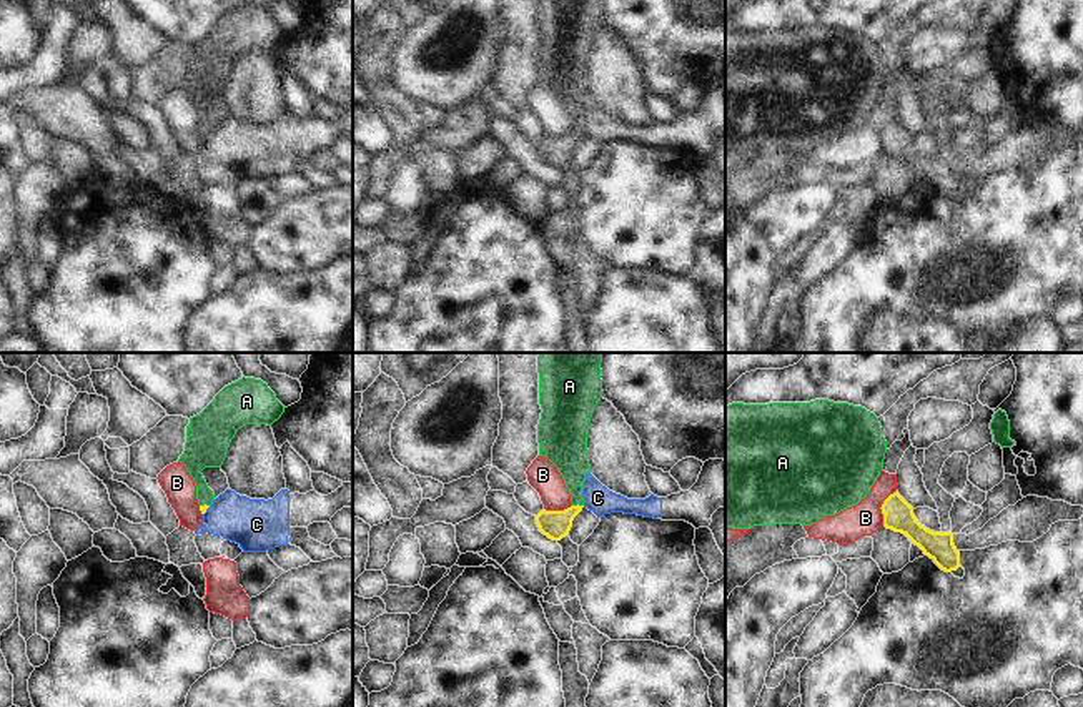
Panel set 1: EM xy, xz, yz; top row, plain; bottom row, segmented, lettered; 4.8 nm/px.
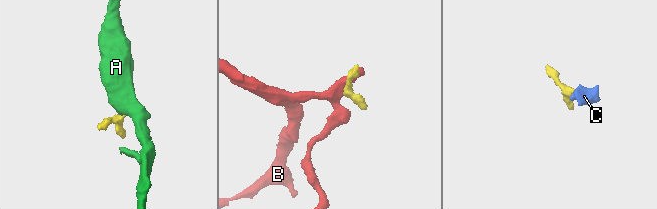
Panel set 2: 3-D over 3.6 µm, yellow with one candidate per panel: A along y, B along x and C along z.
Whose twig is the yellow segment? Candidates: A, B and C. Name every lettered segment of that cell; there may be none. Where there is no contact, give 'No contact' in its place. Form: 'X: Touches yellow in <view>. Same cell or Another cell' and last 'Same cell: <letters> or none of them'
A: Touches yellow in xz. Same cell
B: Touches yellow in yz. Another cell
C: Touches yellow in xy. Another cell
Same cell: A.

